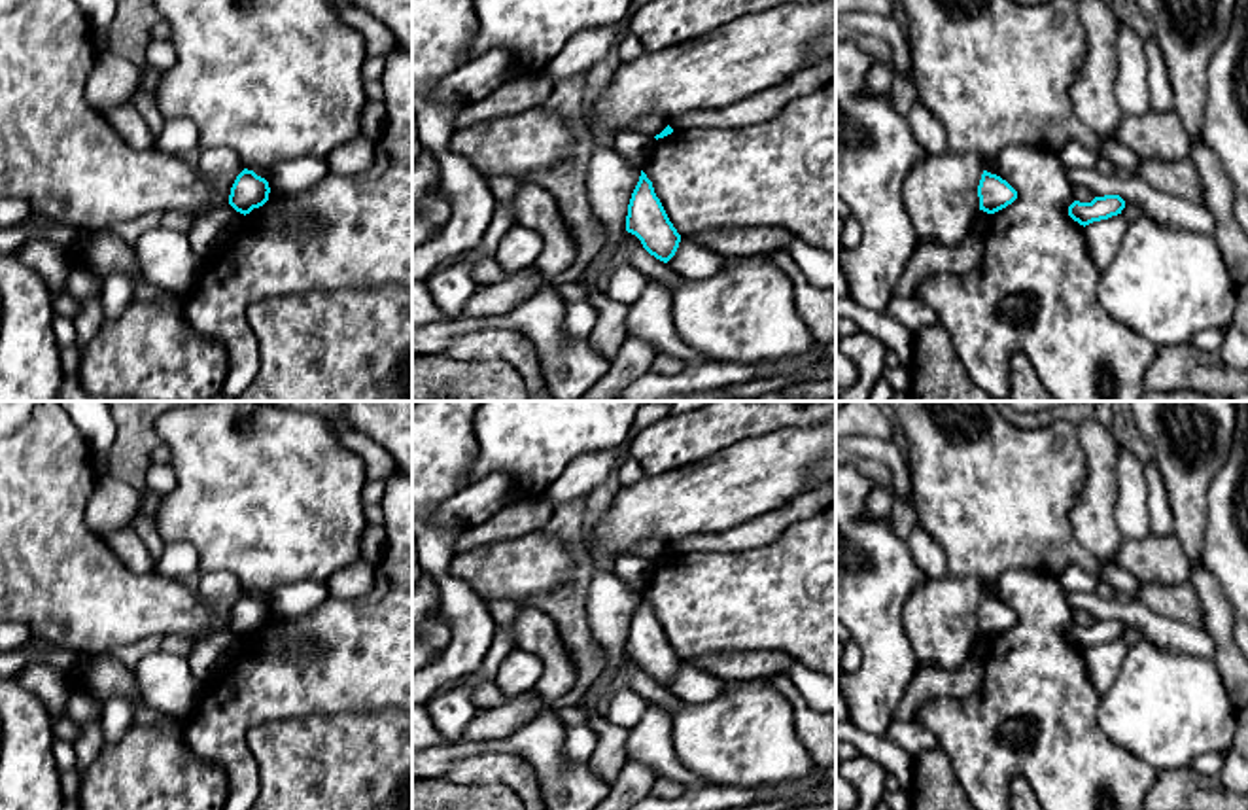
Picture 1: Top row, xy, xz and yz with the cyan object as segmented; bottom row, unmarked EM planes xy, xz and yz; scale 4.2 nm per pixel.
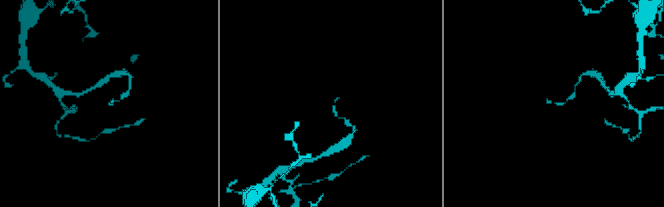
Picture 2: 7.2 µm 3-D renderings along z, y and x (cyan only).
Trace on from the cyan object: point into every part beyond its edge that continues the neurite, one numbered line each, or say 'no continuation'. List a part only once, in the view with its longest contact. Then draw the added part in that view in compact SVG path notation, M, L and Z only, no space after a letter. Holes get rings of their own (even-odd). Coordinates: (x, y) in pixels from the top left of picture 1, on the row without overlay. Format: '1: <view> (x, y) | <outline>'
no continuation

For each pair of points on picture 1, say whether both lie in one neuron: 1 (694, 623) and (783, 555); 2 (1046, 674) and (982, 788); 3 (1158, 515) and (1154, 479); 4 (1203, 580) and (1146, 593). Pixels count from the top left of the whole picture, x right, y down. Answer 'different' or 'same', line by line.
1: same
2: same
3: same
4: different

